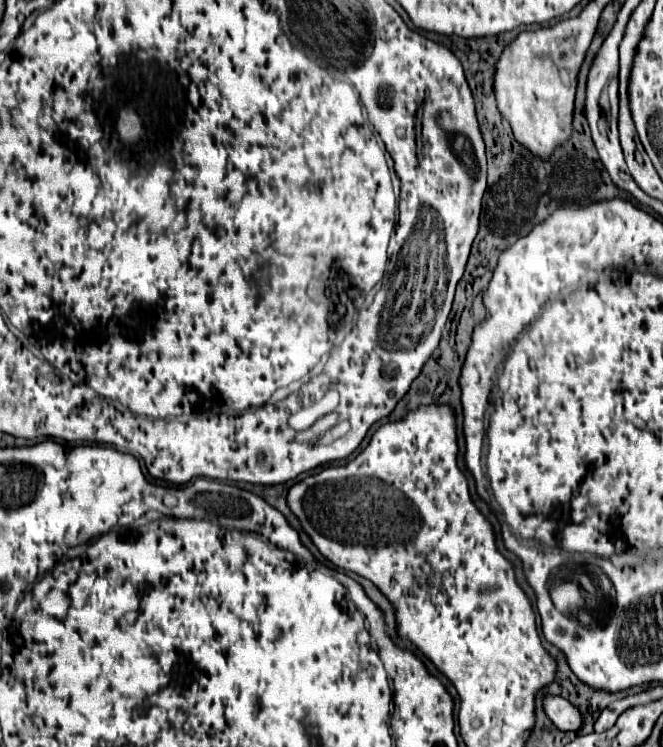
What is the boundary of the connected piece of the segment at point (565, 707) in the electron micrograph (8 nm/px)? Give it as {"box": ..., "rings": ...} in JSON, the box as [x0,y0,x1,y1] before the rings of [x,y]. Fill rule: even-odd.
{"box":[543,695,583,731],"rings":[[[545,695],[543,709],[555,727],[561,731],[579,731],[583,725],[581,713],[561,695]]]}

